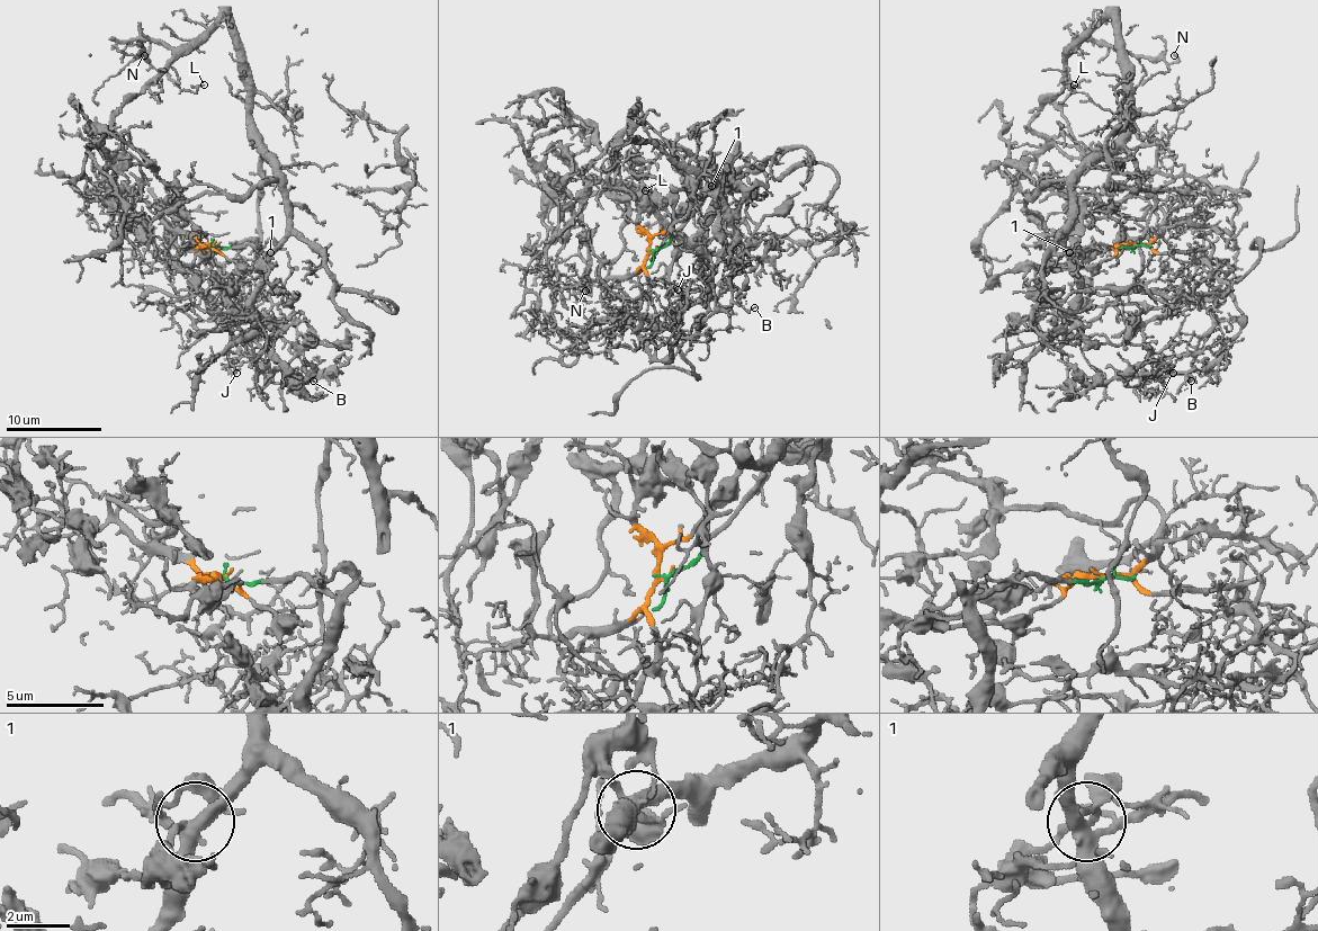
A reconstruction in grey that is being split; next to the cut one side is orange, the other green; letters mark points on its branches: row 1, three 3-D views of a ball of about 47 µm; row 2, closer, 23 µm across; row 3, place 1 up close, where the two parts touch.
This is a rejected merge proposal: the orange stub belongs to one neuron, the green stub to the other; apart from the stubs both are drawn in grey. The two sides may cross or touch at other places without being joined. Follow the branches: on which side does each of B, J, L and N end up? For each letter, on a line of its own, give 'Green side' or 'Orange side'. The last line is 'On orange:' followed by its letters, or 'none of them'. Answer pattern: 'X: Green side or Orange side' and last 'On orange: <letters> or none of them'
B: Orange side
J: Orange side
L: Green side
N: Green side
On orange: B, J

